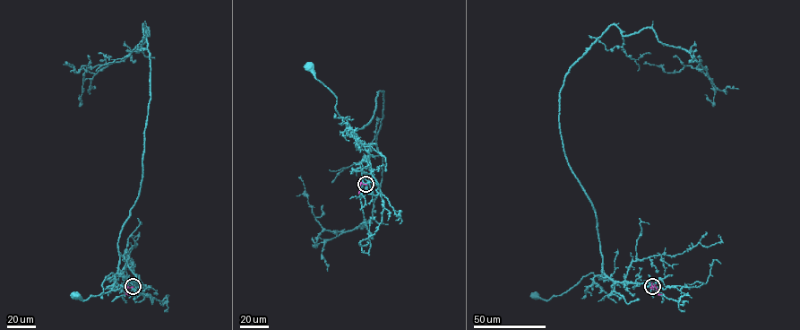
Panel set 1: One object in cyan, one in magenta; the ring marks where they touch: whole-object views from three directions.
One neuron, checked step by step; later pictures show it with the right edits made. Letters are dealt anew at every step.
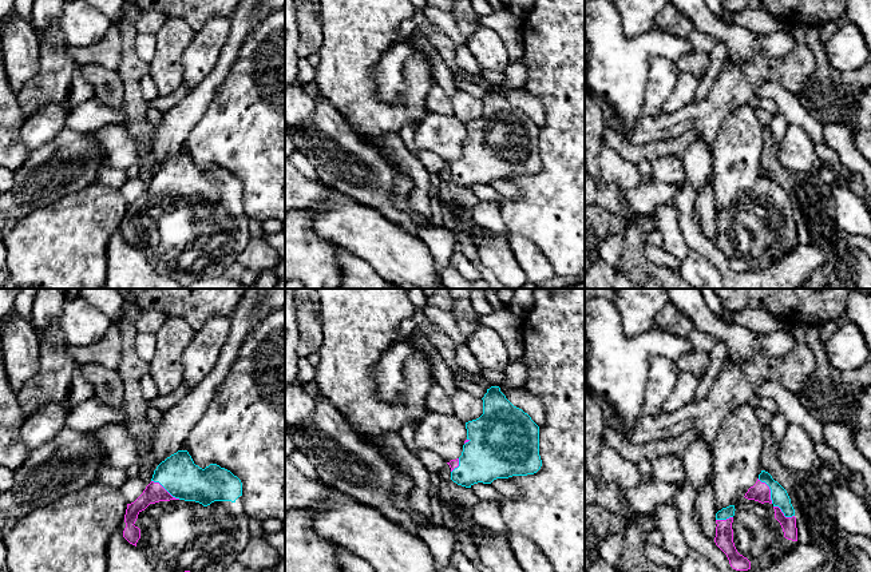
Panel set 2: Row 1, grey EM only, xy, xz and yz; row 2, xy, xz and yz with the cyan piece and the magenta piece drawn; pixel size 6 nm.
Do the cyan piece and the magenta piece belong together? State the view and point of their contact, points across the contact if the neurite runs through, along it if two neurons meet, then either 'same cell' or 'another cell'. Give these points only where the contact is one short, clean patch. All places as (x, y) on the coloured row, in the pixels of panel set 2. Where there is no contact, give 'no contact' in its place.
xy (166, 489) | same cell

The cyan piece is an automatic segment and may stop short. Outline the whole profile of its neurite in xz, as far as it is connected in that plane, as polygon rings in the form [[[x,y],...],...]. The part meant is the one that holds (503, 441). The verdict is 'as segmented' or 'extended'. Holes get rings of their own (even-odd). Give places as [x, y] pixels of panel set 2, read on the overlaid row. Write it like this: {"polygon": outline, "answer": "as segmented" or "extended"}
{"polygon": [[[499,386],[487,389],[483,400],[483,414],[466,422],[467,440],[462,456],[447,462],[451,480],[458,485],[471,488],[474,484],[491,484],[496,478],[527,476],[542,466],[539,456],[539,426],[522,409],[514,406]]], "answer": "extended"}

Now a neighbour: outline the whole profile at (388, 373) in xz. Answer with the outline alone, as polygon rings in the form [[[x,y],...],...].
[[[397,342],[389,346],[372,369],[377,397],[384,401],[396,401],[404,389],[404,365],[413,353],[413,346]]]

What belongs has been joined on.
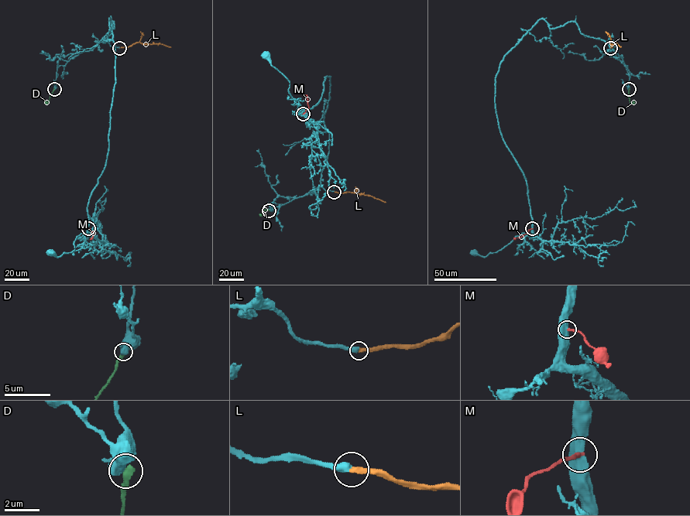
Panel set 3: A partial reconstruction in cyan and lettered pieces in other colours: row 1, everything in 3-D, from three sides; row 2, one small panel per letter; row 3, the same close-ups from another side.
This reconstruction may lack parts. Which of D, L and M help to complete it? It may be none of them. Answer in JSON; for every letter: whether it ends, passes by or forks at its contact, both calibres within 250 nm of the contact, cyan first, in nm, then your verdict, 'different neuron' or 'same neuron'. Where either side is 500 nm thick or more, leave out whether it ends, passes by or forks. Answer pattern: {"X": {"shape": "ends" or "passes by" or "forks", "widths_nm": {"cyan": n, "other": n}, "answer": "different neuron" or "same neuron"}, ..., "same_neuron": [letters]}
{"D": {"widths_nm": {"cyan": 550, "other": 440}, "answer": "different neuron"}, "L": {"shape": "ends", "widths_nm": {"cyan": 480, "other": 320}, "answer": "same neuron"}, "M": {"widths_nm": {"cyan": 600, "other": 240}, "answer": "different neuron"}, "same_neuron": ["L"]}

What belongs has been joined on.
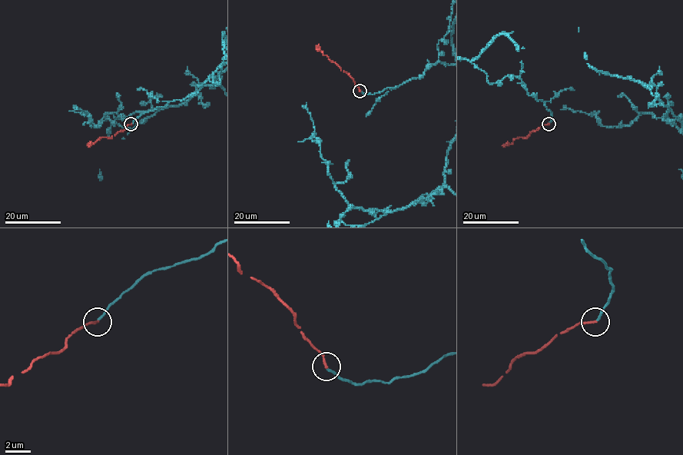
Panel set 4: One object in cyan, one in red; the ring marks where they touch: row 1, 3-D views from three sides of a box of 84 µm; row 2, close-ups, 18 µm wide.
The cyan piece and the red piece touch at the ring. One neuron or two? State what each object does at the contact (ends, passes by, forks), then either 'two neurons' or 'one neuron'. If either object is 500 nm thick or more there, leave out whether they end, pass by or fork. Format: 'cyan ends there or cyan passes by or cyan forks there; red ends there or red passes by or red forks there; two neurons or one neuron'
cyan ends there; red ends there; one neuron

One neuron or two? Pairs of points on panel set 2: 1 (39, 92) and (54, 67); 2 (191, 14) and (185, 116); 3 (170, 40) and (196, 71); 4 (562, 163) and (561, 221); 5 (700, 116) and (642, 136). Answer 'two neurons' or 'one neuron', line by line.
1: one neuron
2: two neurons
3: two neurons
4: one neuron
5: one neuron

